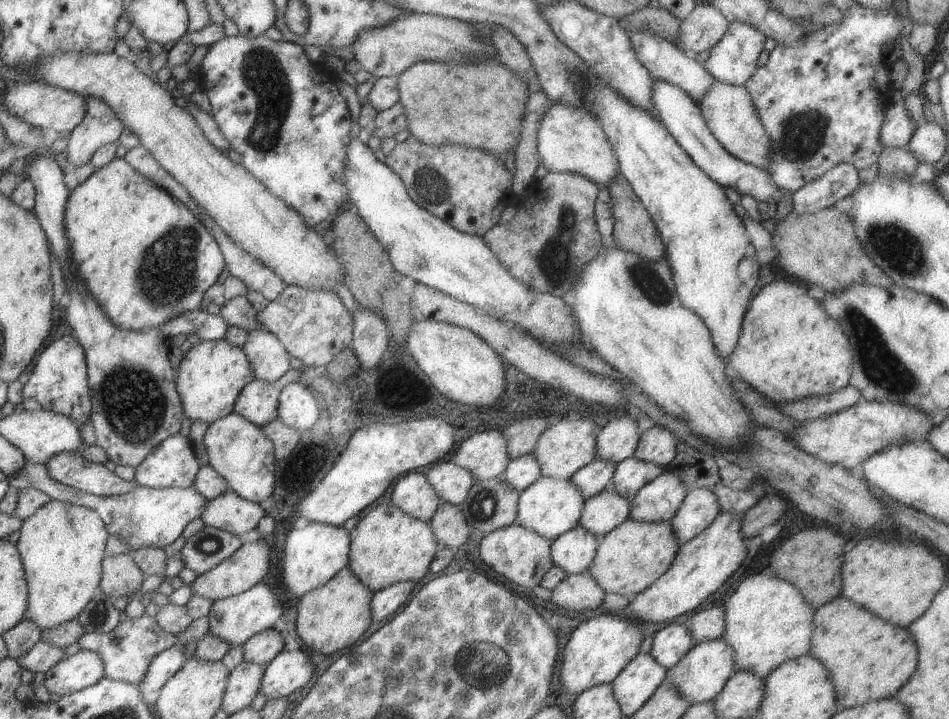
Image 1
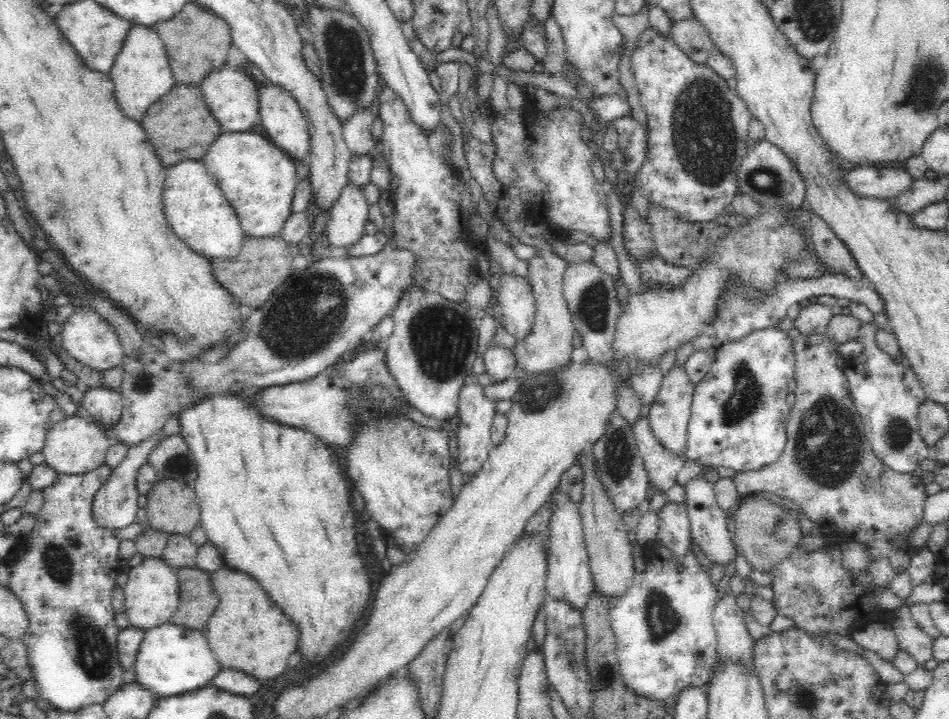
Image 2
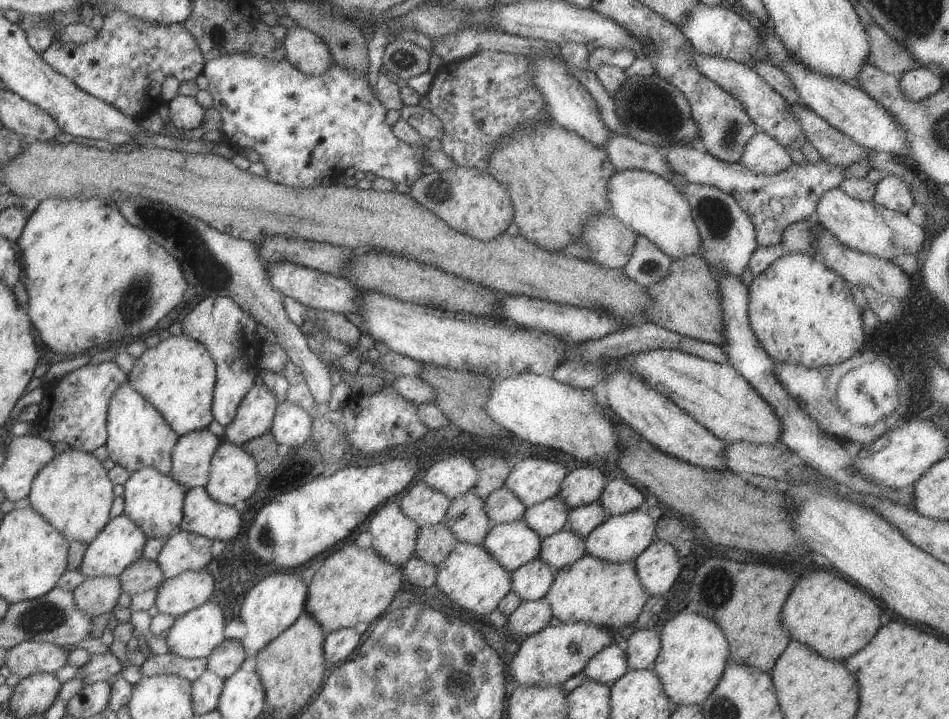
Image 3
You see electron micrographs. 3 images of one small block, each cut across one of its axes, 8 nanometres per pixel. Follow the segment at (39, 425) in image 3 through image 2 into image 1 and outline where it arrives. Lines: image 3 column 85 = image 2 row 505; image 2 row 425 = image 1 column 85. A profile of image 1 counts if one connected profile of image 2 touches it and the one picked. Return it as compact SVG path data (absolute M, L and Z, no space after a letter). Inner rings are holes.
M61 336L37 354L35 366L23 385L21 394L21 404L25 410L33 412L41 409L67 416L77 424L80 432L82 423L89 419L91 414L91 400L85 355L75 337Z

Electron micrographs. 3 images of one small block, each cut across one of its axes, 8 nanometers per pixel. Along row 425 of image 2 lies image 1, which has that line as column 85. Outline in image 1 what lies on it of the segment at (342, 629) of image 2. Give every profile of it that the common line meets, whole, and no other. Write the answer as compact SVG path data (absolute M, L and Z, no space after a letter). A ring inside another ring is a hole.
M113 157L113 160L95 169L87 180L84 180L70 190L69 196L67 196L67 202L65 202L65 208L63 208L63 232L67 236L67 244L69 244L69 250L71 250L71 264L75 264L75 278L87 288L87 292L95 298L95 302L99 304L99 308L105 312L107 320L111 324L115 325L115 328L121 328L121 330L134 330L135 332L143 332L149 330L151 327L159 327L164 322L183 314L183 312L192 311L199 308L199 302L203 298L203 293L209 286L211 286L222 270L225 268L225 260L218 244L212 237L212 234L205 228L205 225L193 216L190 210L187 210L187 206L179 200L175 200L171 194L169 194L163 188L155 186L151 180L147 180L145 176L141 176L139 172L133 170L125 159L119 159Z

